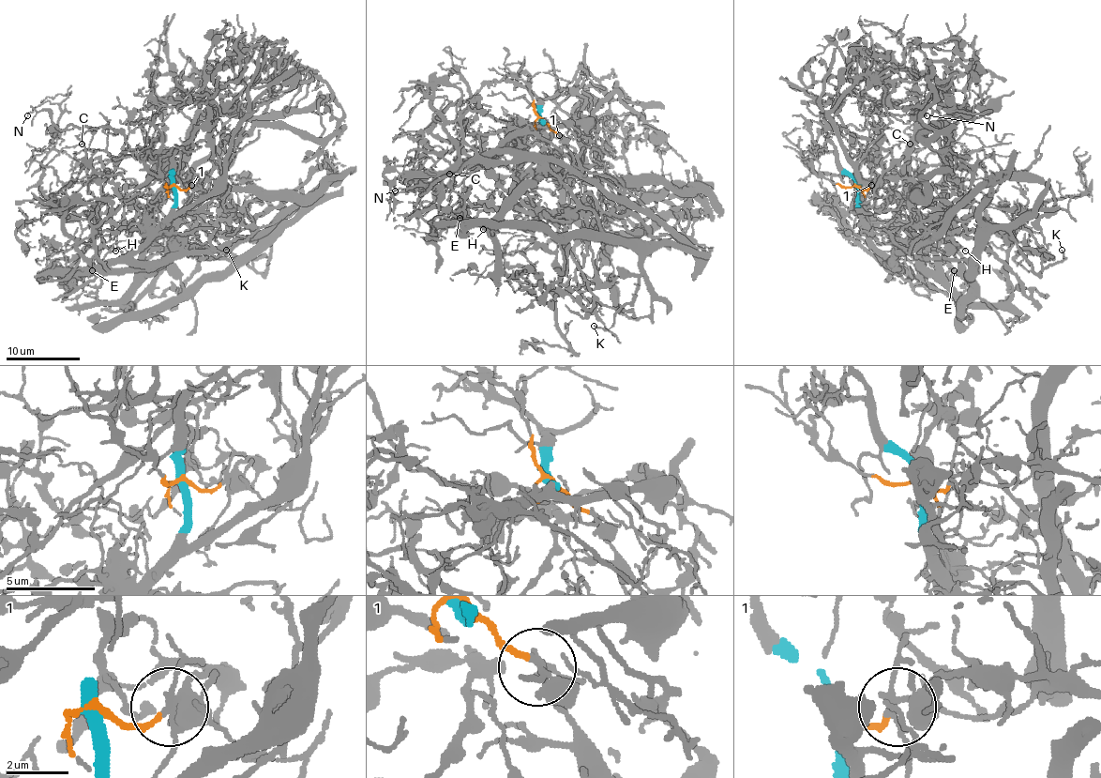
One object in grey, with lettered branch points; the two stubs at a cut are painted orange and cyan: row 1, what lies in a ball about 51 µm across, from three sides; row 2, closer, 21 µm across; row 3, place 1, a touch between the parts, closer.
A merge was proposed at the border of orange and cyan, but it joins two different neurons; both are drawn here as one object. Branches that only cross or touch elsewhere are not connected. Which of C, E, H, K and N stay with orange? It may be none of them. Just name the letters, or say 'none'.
C, E, H, N

